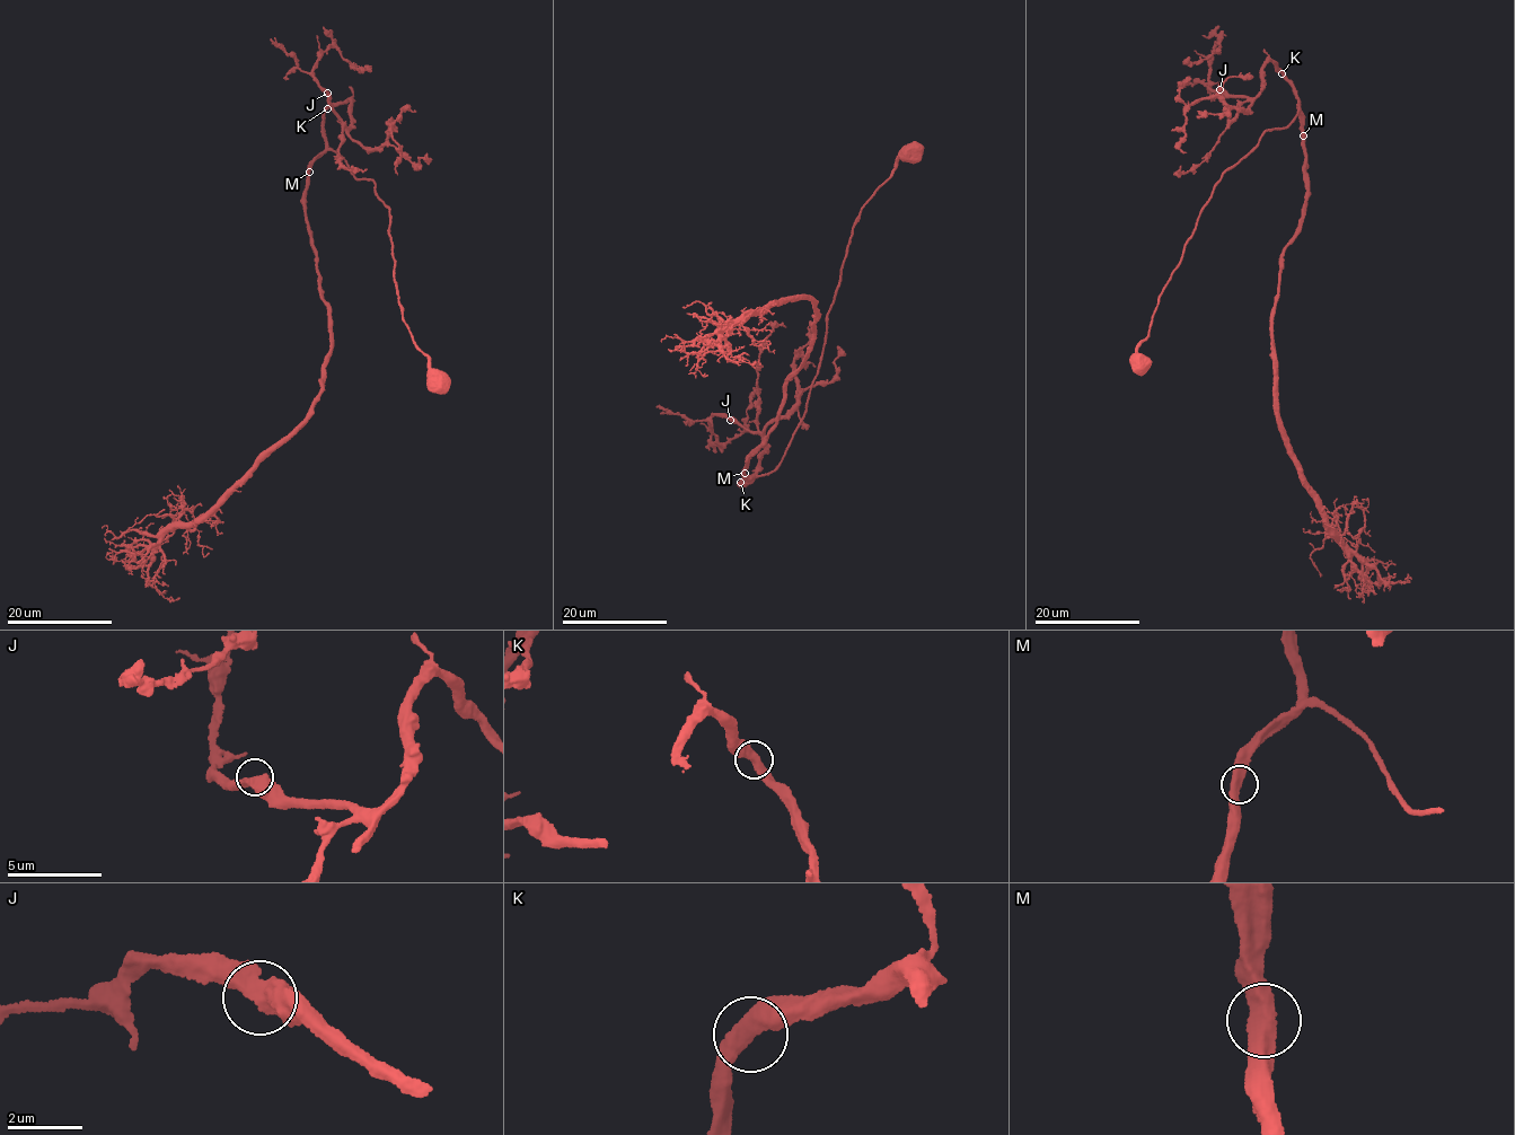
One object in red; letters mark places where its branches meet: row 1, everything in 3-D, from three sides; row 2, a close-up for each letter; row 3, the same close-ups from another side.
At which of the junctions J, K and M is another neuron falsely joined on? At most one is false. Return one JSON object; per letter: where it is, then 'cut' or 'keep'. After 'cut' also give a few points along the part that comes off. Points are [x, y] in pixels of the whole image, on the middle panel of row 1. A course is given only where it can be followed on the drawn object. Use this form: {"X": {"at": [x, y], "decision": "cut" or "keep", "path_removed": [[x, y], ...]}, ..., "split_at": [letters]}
{"J": {"at": [730, 420], "decision": "keep"}, "K": {"at": [740, 482], "decision": "keep"}, "M": {"at": [745, 473], "decision": "keep"}, "split_at": []}

